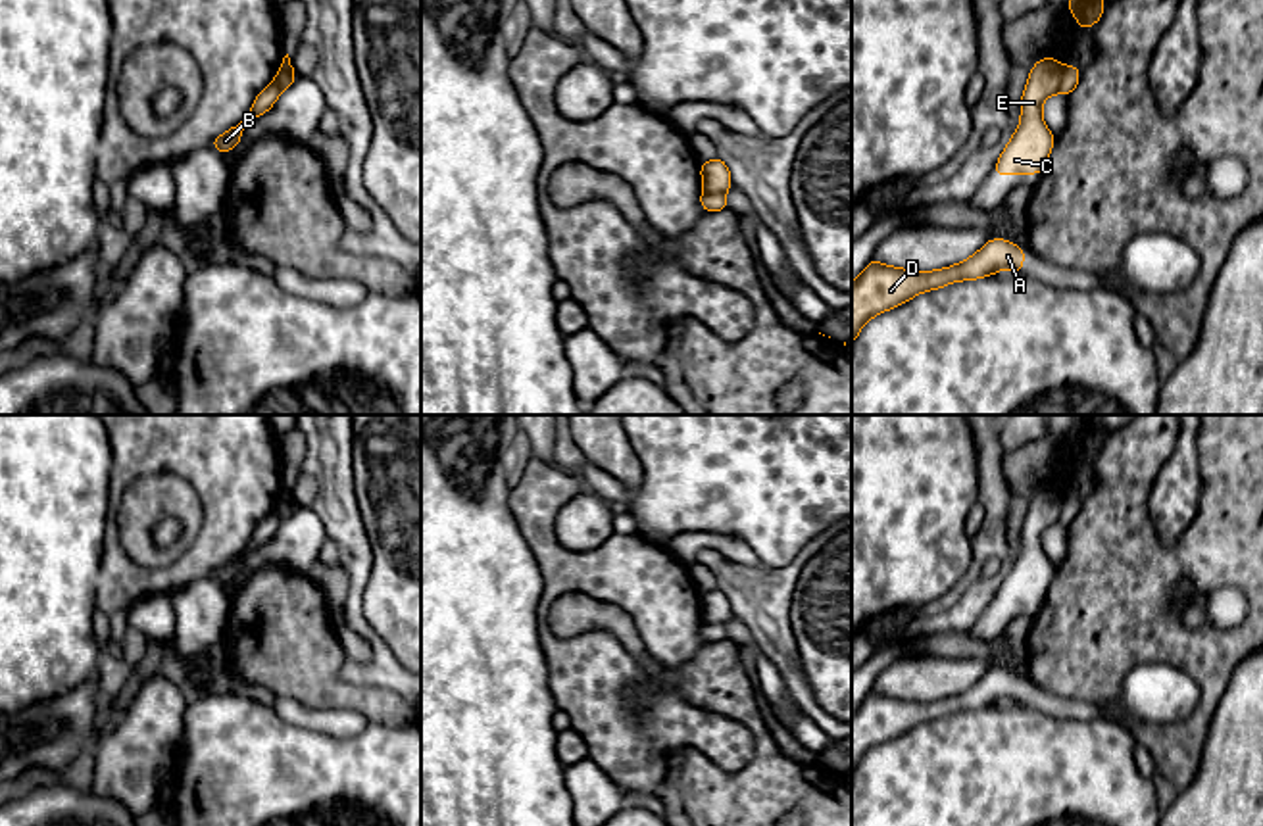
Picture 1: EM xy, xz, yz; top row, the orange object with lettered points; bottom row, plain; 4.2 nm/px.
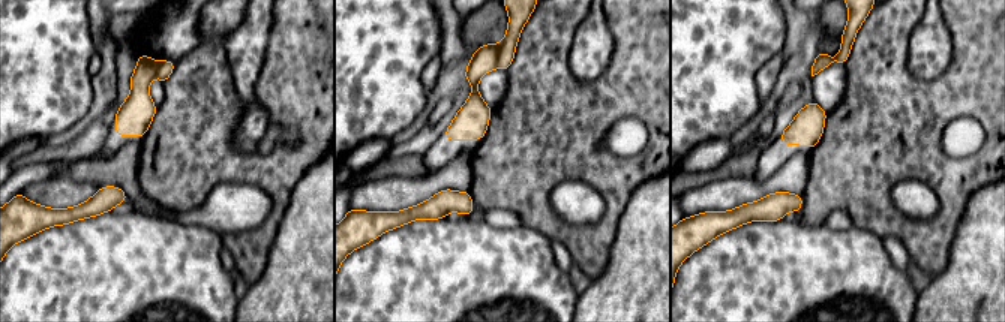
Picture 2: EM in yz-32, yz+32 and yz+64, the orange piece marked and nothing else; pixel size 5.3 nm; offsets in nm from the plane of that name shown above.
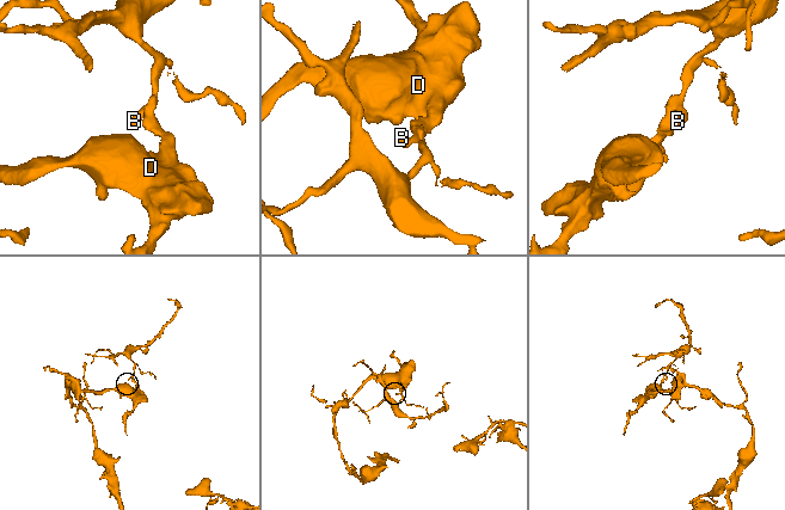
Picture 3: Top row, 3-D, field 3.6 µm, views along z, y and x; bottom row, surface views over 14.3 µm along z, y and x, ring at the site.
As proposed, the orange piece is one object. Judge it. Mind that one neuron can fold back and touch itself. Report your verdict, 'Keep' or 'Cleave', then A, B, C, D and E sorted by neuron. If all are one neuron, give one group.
Cleave. Groups: A C D E / B

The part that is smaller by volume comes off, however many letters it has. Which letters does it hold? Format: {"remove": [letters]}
{"remove": ["B"]}

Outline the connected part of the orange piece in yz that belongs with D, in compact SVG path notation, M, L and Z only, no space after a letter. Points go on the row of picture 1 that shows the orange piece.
M990 238L969 259L936 271L913 271L882 265L875 257L852 282L852 346L863 325L913 296L948 286L959 280L984 279L1011 269L1023 273L1025 250L1003 238Z

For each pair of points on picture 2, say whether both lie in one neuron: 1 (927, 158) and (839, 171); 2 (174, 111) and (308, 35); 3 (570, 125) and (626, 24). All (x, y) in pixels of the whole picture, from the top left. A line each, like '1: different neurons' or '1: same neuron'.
1: same neuron
2: same neuron
3: same neuron

